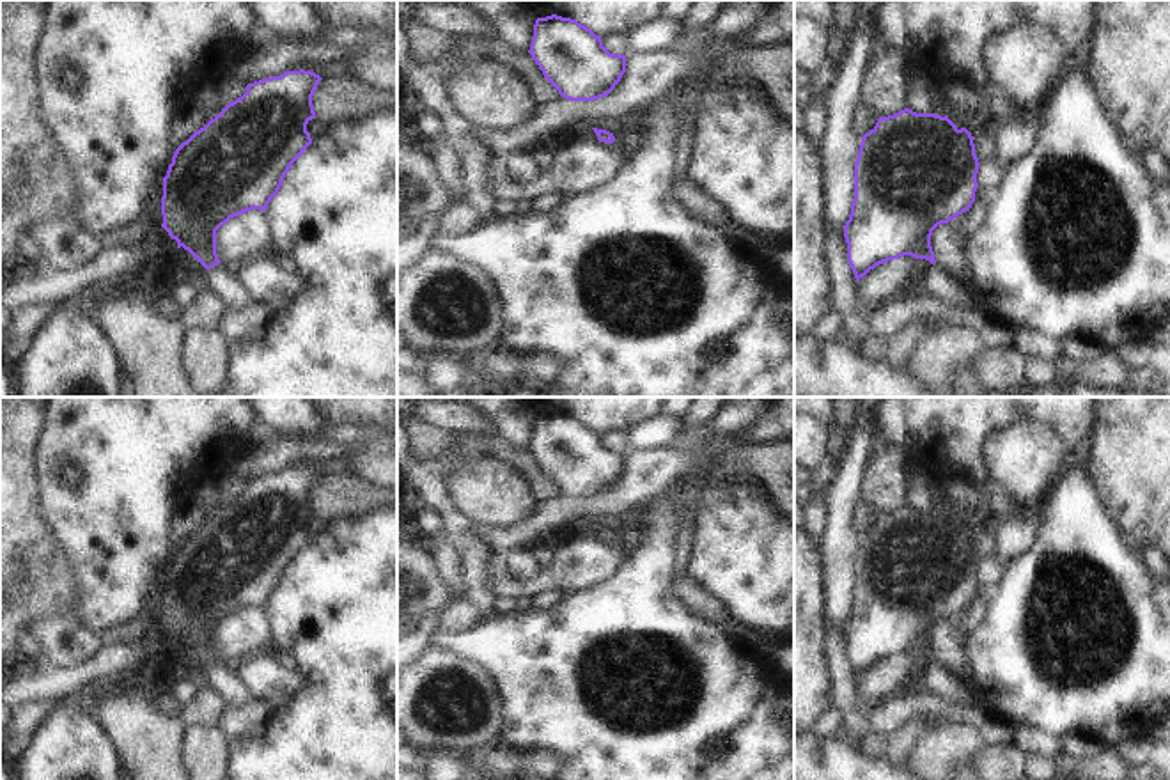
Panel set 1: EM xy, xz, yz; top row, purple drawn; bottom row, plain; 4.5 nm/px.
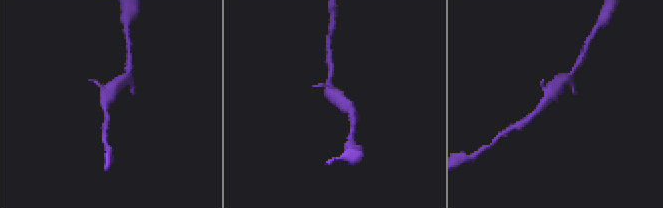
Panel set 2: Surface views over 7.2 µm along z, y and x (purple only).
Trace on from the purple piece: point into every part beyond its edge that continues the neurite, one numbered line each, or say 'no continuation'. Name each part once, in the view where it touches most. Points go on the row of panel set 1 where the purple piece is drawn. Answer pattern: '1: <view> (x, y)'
1: xy (227, 286)

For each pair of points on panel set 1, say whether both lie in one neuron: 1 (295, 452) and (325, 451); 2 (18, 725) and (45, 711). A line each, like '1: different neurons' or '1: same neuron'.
1: same neuron
2: same neuron

